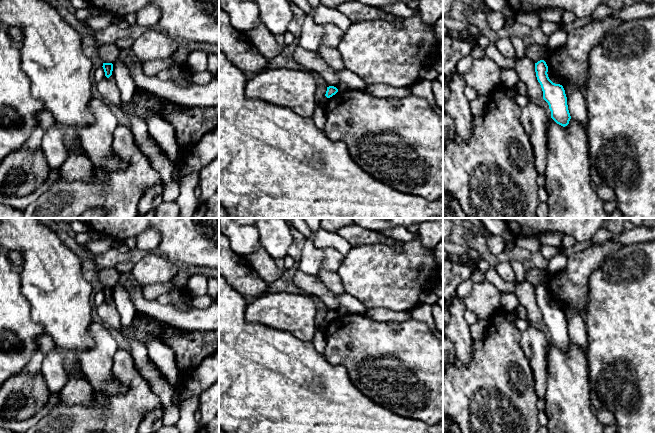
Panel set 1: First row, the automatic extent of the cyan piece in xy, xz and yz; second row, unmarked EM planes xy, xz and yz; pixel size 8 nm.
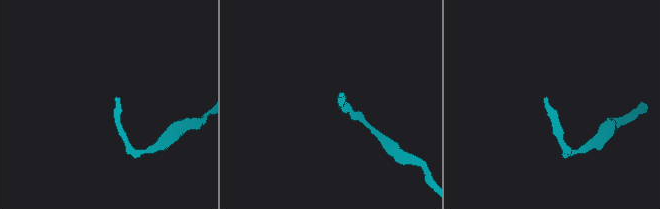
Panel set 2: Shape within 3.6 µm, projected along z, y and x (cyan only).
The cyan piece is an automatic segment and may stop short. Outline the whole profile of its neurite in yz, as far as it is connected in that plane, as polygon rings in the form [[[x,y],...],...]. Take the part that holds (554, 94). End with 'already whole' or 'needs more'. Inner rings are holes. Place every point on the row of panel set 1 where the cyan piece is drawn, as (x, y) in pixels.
[[[544,60],[535,63],[535,72],[543,91],[543,99],[548,103],[551,118],[565,127],[571,119],[565,90],[562,85],[553,83],[548,77],[548,66]]]; already whole

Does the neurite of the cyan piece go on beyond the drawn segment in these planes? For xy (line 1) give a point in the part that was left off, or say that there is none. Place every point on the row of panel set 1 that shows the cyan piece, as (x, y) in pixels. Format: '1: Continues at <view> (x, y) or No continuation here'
1: No continuation here

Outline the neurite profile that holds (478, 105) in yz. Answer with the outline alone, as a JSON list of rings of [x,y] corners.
[[[479,96],[470,102],[472,113],[474,117],[482,119],[485,112],[486,106],[489,102],[488,96]]]

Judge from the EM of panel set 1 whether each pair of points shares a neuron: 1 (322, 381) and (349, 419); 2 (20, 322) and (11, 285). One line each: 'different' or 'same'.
1: same
2: same

